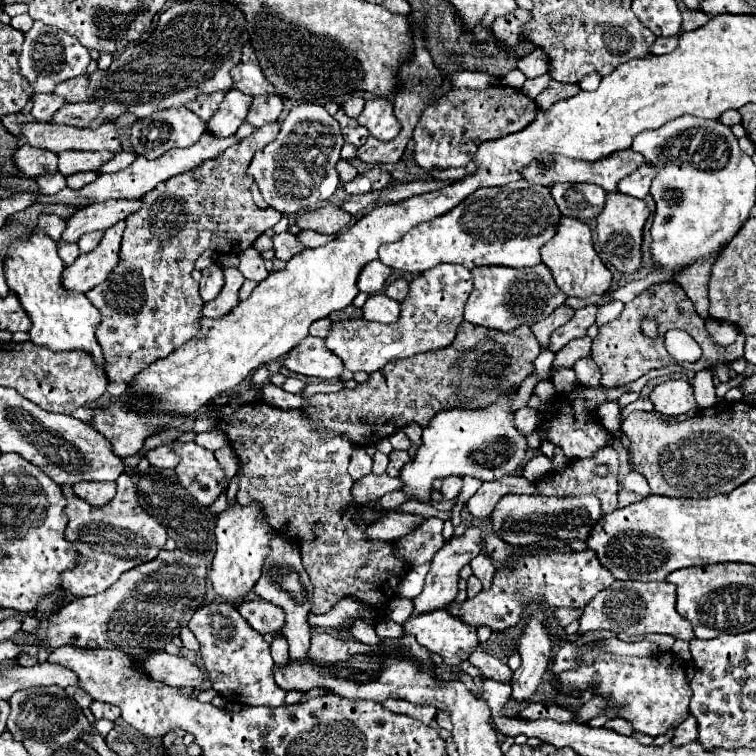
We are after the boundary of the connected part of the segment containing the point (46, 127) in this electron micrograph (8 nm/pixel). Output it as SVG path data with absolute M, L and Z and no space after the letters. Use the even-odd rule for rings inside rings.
M31 122L23 126L21 134L27 136L27 144L51 150L55 154L63 150L109 150L119 154L123 150L113 122L105 122L95 130L49 122Z

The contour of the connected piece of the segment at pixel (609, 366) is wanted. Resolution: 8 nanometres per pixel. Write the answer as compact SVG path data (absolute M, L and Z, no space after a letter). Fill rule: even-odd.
M659 282L659 284L649 286L645 292L635 296L631 302L627 302L625 310L621 312L621 316L617 320L599 328L599 334L593 338L591 358L595 360L595 364L601 370L601 384L605 388L607 386L611 388L611 386L619 386L619 384L629 384L629 382L641 378L643 374L647 374L649 370L665 368L669 364L683 364L683 368L693 370L693 372L699 372L703 368L713 368L717 364L729 364L733 360L743 358L743 346L745 346L743 334L739 334L737 340L727 348L713 344L705 330L705 320L695 312L693 302L687 298L687 294L683 294L683 288L677 282ZM647 318L655 320L659 326L659 334L655 338L645 336L641 330L641 324ZM671 328L685 330L703 348L703 356L695 364L677 362L667 354L667 350L663 346L663 334Z

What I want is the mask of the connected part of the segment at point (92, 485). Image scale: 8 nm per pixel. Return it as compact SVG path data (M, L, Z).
M77 482L73 490L77 496L91 502L91 506L103 506L115 496L117 484L115 482Z

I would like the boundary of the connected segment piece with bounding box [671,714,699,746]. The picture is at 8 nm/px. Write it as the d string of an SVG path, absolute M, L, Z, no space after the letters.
M689 714L687 720L683 720L683 722L677 726L675 736L673 736L671 742L673 742L675 746L683 746L683 744L695 740L695 738L697 738L697 732L699 732L699 726L695 726L695 716Z

